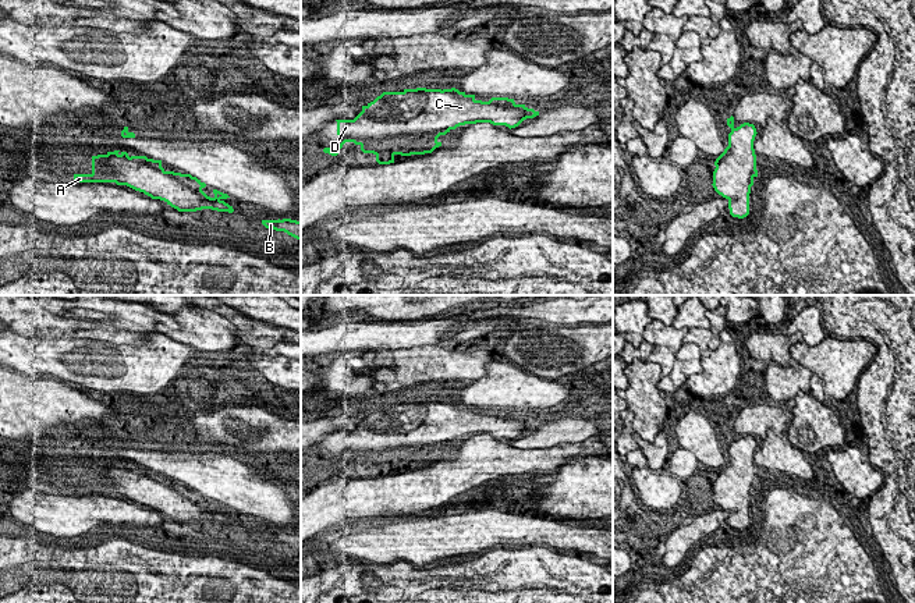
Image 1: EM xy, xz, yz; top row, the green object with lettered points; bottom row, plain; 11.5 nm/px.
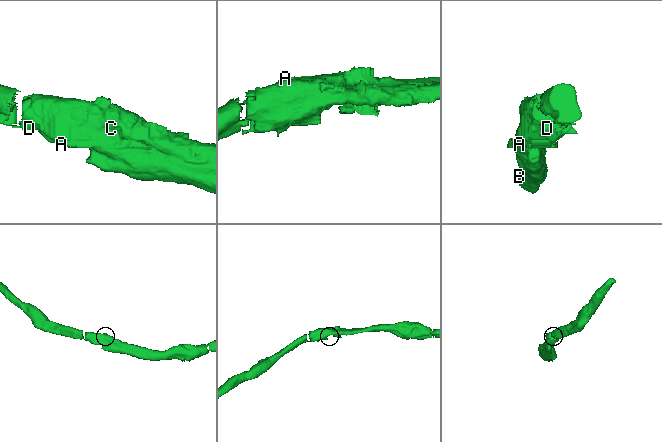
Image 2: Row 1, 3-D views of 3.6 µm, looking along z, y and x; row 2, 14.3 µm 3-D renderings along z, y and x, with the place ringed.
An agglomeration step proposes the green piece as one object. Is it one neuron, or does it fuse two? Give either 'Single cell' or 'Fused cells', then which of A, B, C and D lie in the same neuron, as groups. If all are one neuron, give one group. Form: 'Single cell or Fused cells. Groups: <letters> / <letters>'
Single cell. Groups: A B C D

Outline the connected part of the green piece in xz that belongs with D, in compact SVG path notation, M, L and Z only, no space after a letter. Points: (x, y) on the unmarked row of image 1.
M455 400L451 401L404 401L402 404L383 404L373 414L362 418L362 423L354 432L337 433L337 455L324 460L323 464L337 468L345 454L361 458L363 465L373 465L379 476L394 475L394 468L411 468L432 465L441 458L437 453L460 437L490 434L506 437L510 441L518 439L524 432L539 428L539 423L517 416L514 411L492 409L489 414L476 412L475 407L467 407Z

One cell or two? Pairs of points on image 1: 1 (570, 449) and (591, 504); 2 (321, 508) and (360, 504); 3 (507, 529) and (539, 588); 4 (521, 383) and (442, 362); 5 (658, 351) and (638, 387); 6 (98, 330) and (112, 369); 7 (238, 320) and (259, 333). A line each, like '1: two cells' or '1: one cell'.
1: two cells
2: one cell
3: two cells
4: two cells
5: two cells
6: two cells
7: one cell

